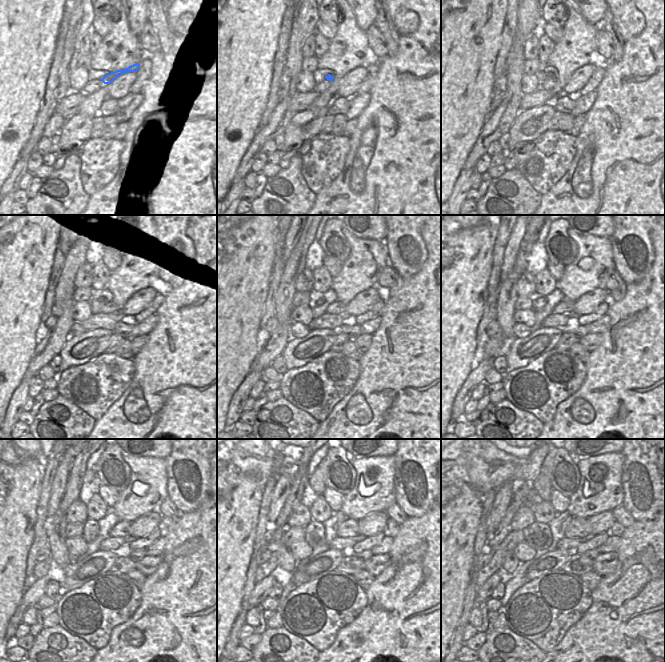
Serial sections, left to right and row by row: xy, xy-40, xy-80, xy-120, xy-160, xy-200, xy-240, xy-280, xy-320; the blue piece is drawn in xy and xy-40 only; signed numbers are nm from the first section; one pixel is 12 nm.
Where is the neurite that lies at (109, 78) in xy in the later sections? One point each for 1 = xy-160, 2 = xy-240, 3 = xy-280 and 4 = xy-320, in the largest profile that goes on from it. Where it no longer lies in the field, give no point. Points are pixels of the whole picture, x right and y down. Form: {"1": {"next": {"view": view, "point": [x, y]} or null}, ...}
{"1": {"next": {"view": "xy-160", "point": [320, 301]}}, "2": {"next": {"view": "xy-240", "point": [91, 527]}}, "3": {"next": {"view": "xy-280", "point": [314, 532]}}, "4": {"next": {"view": "xy-320", "point": [538, 536]}}}

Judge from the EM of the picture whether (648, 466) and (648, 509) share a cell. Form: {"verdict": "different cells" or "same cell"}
{"verdict": "same cell"}

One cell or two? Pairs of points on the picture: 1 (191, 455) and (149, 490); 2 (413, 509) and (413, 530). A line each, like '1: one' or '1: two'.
1: two
2: two

